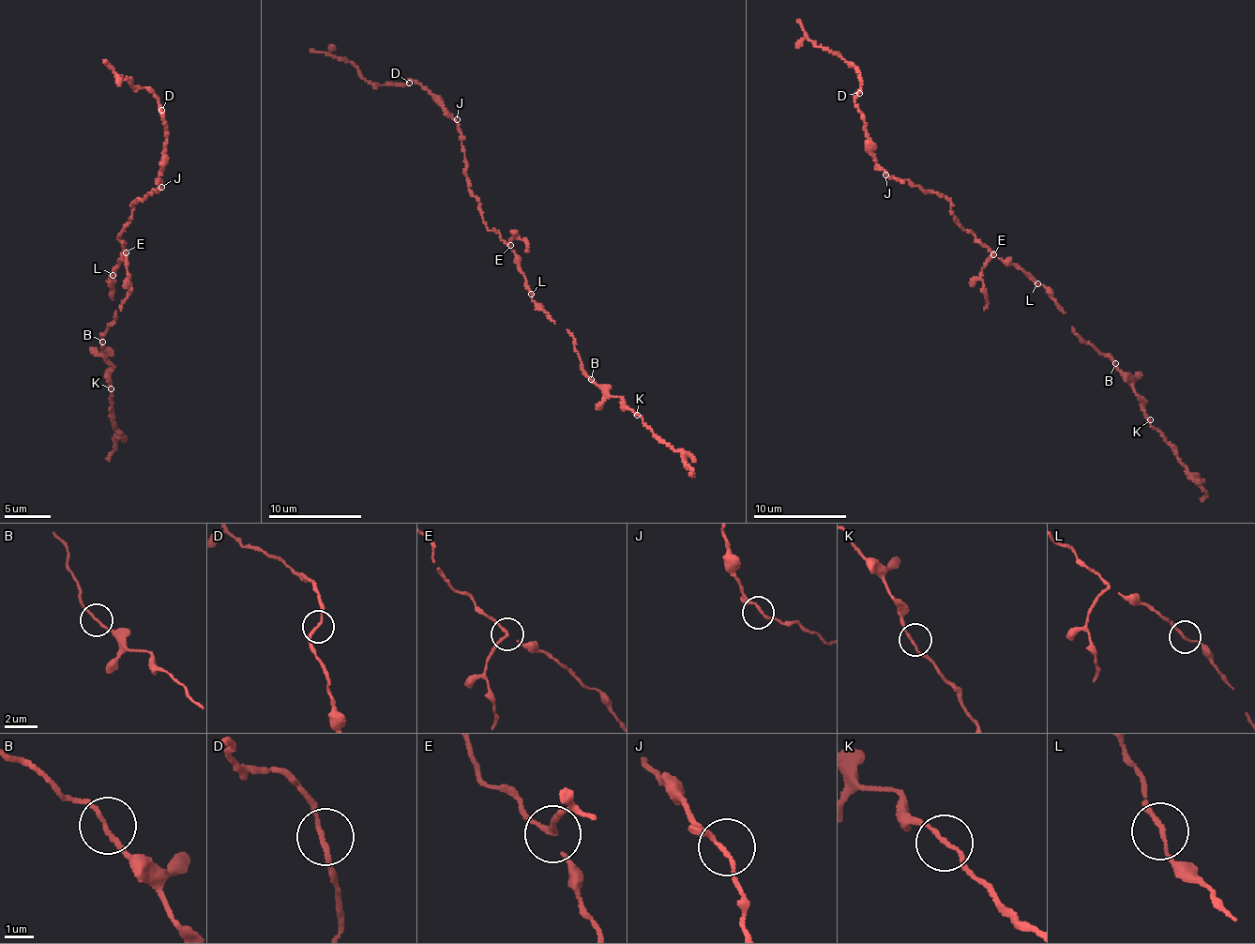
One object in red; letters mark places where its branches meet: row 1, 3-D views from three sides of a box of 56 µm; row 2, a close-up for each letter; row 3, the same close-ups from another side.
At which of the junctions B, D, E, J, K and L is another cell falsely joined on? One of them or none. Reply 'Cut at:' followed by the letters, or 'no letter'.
Cut at: E

